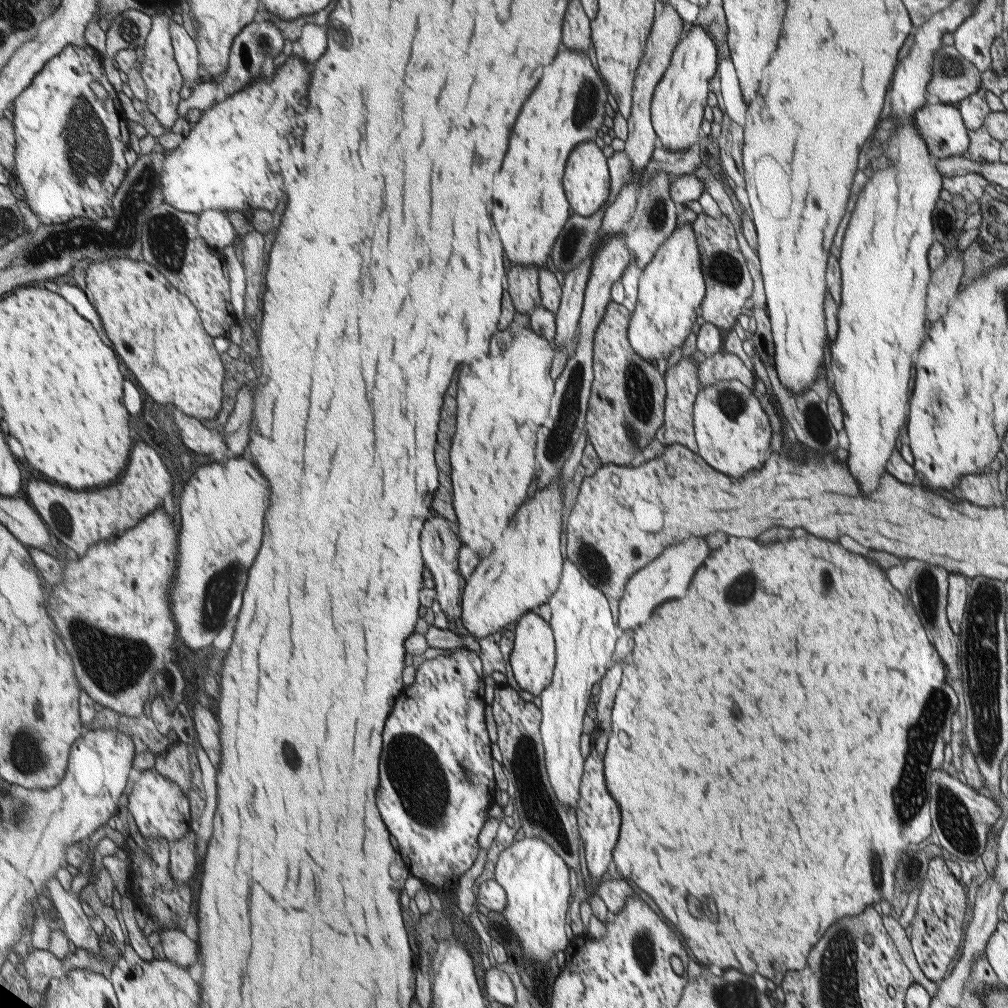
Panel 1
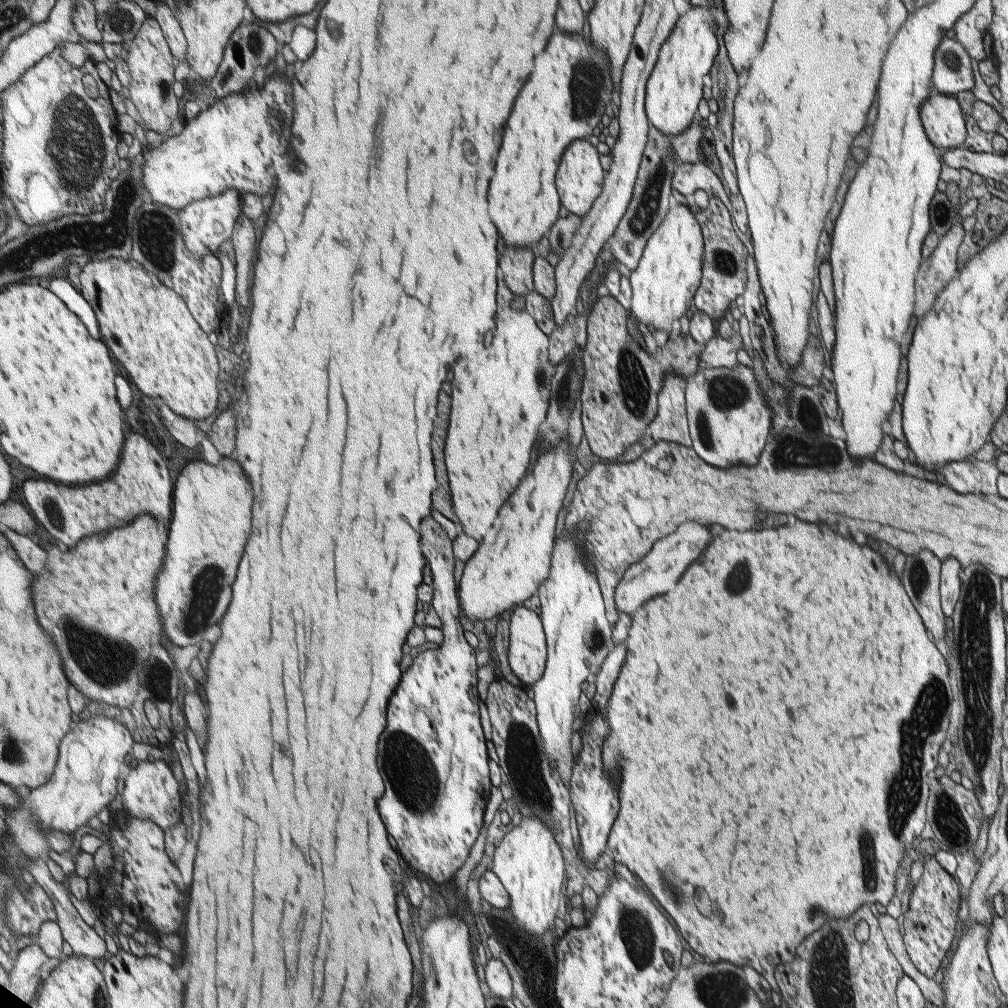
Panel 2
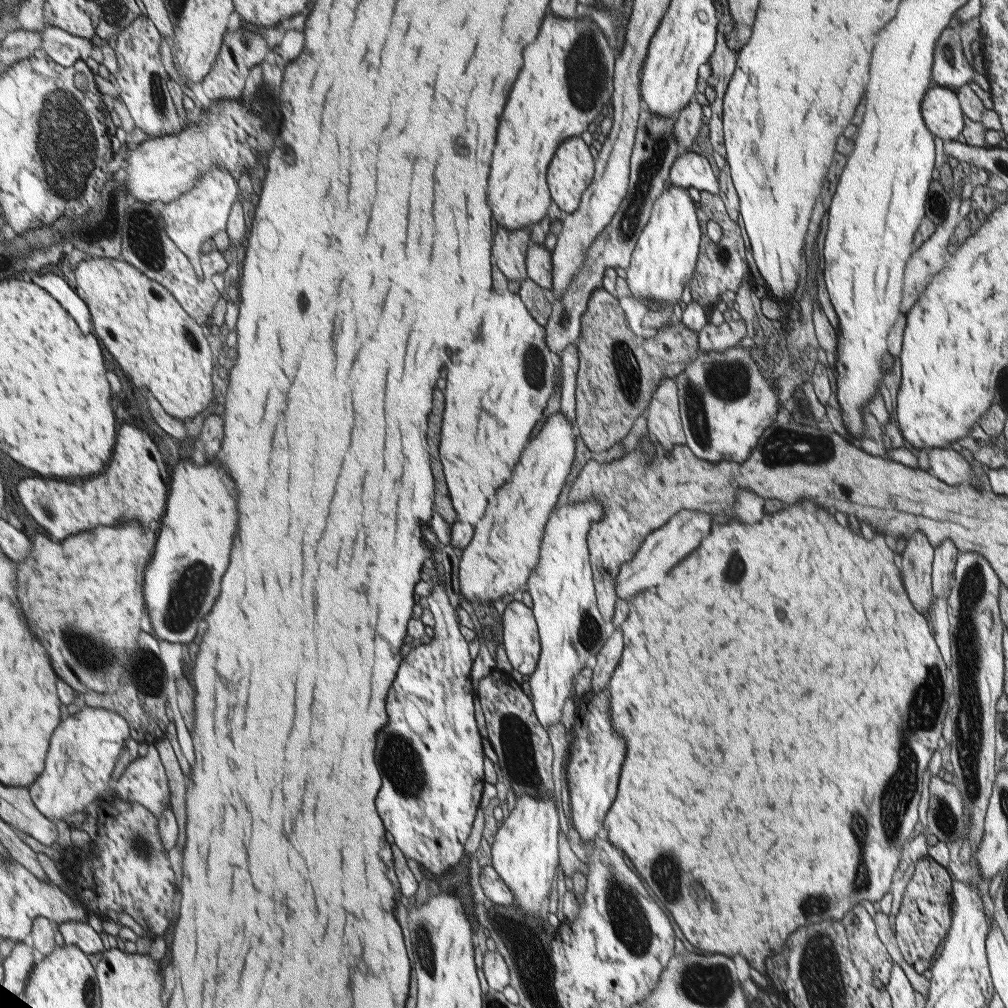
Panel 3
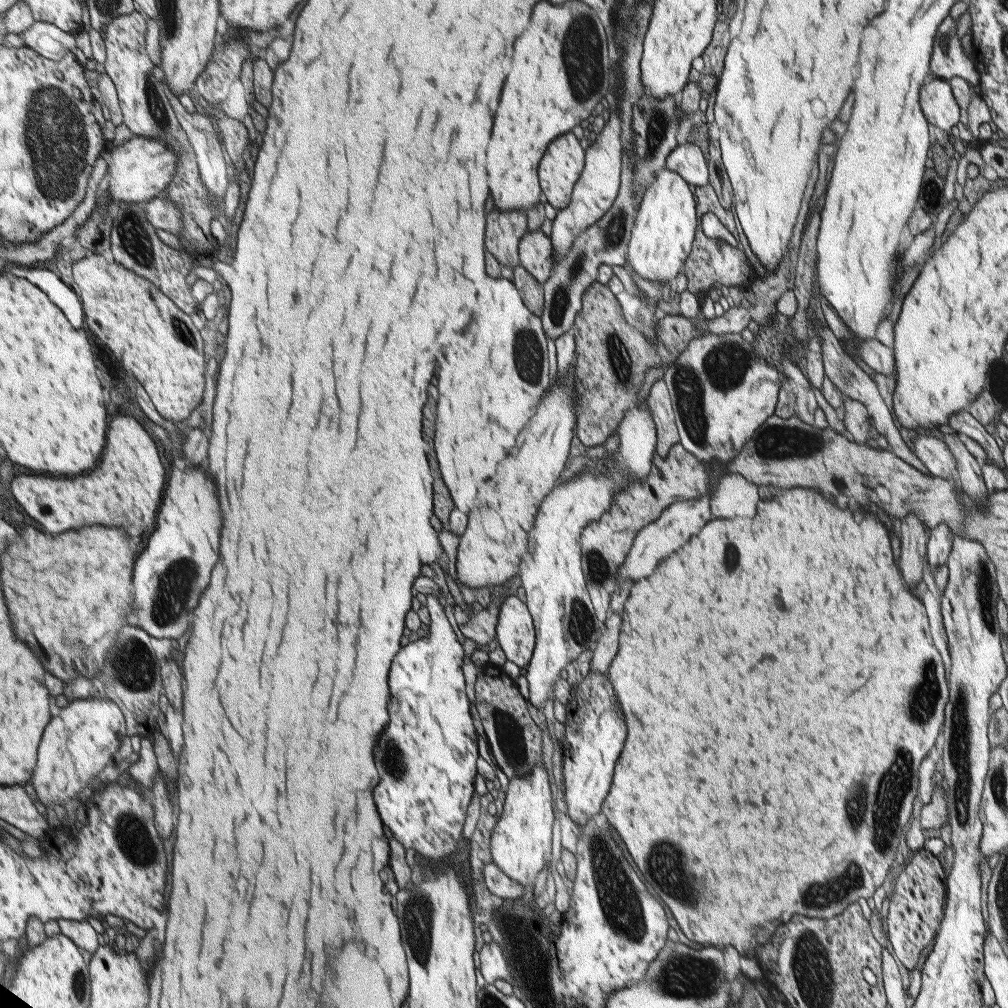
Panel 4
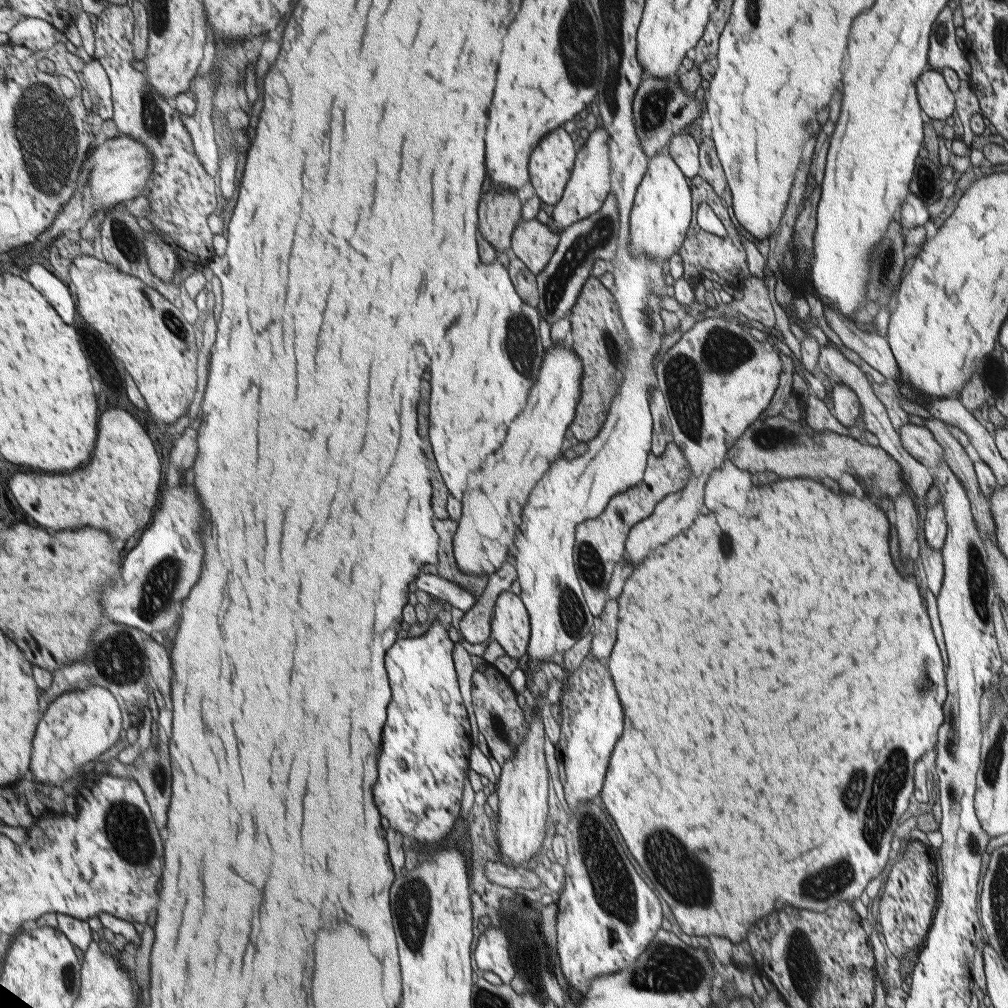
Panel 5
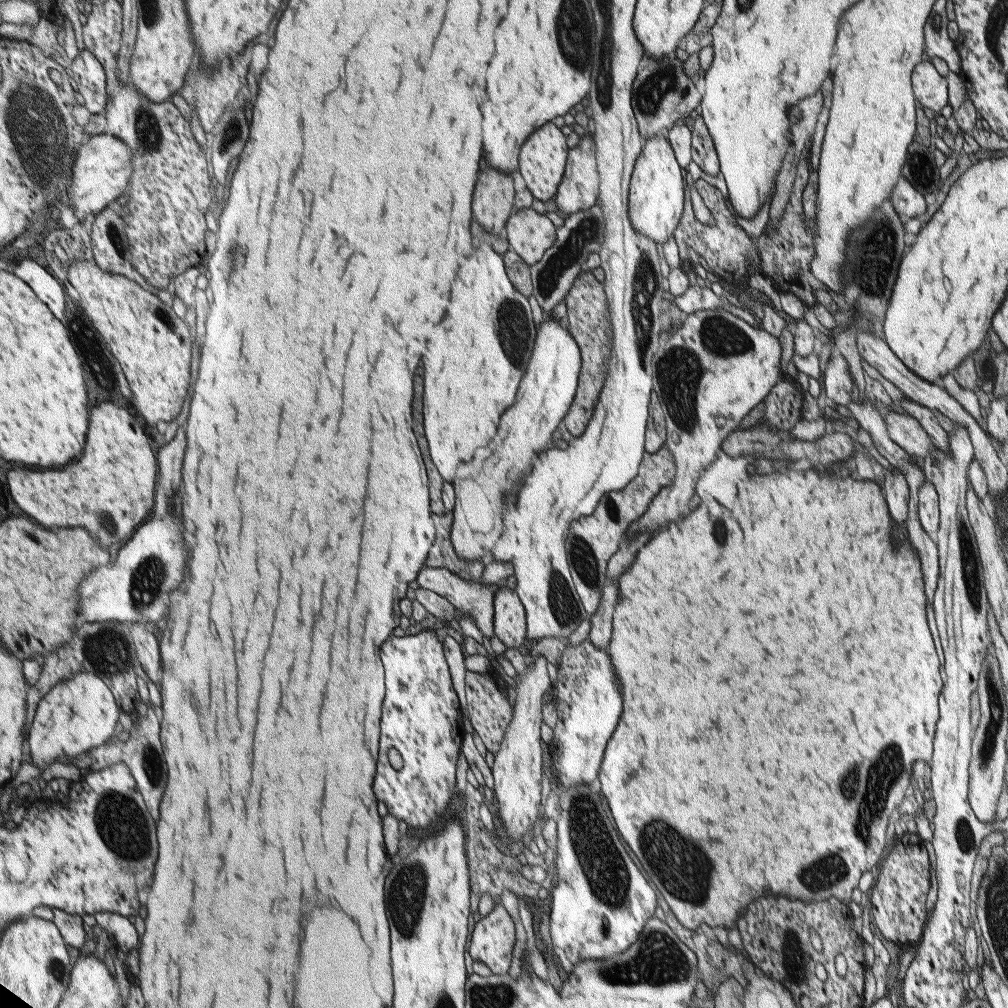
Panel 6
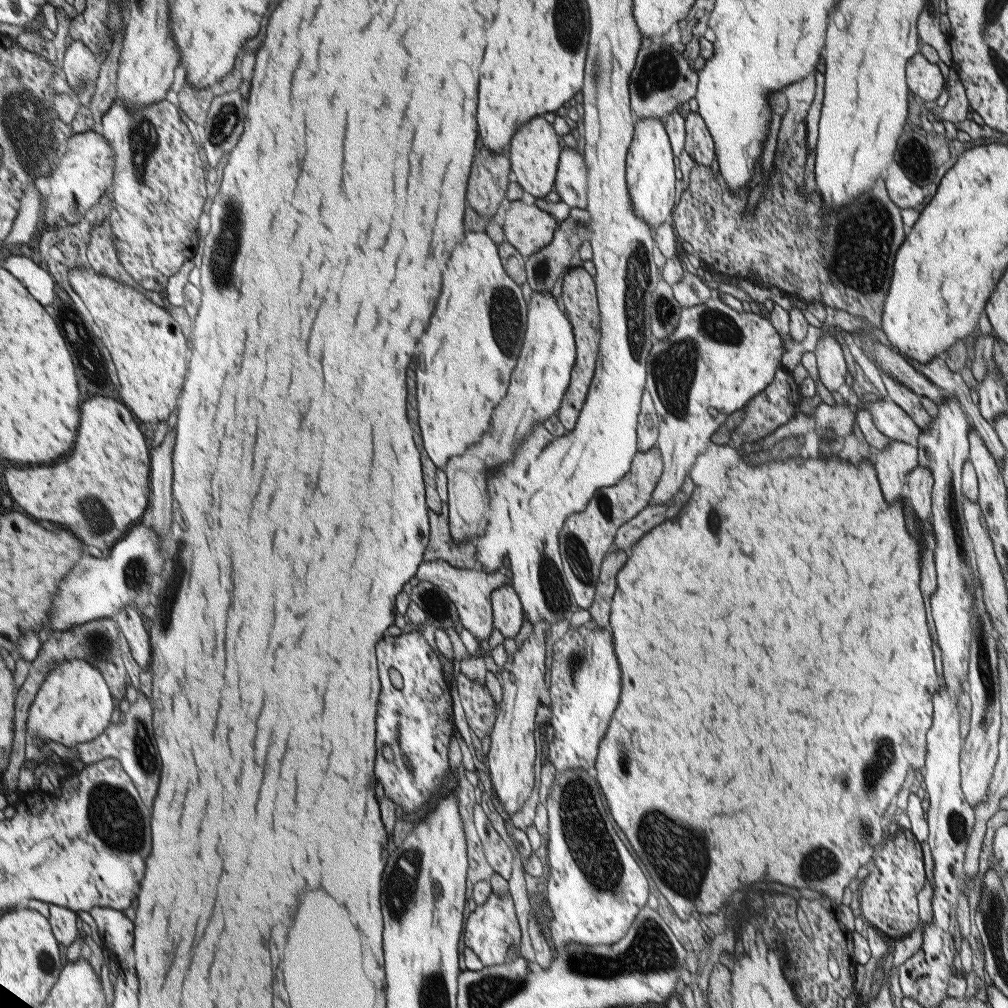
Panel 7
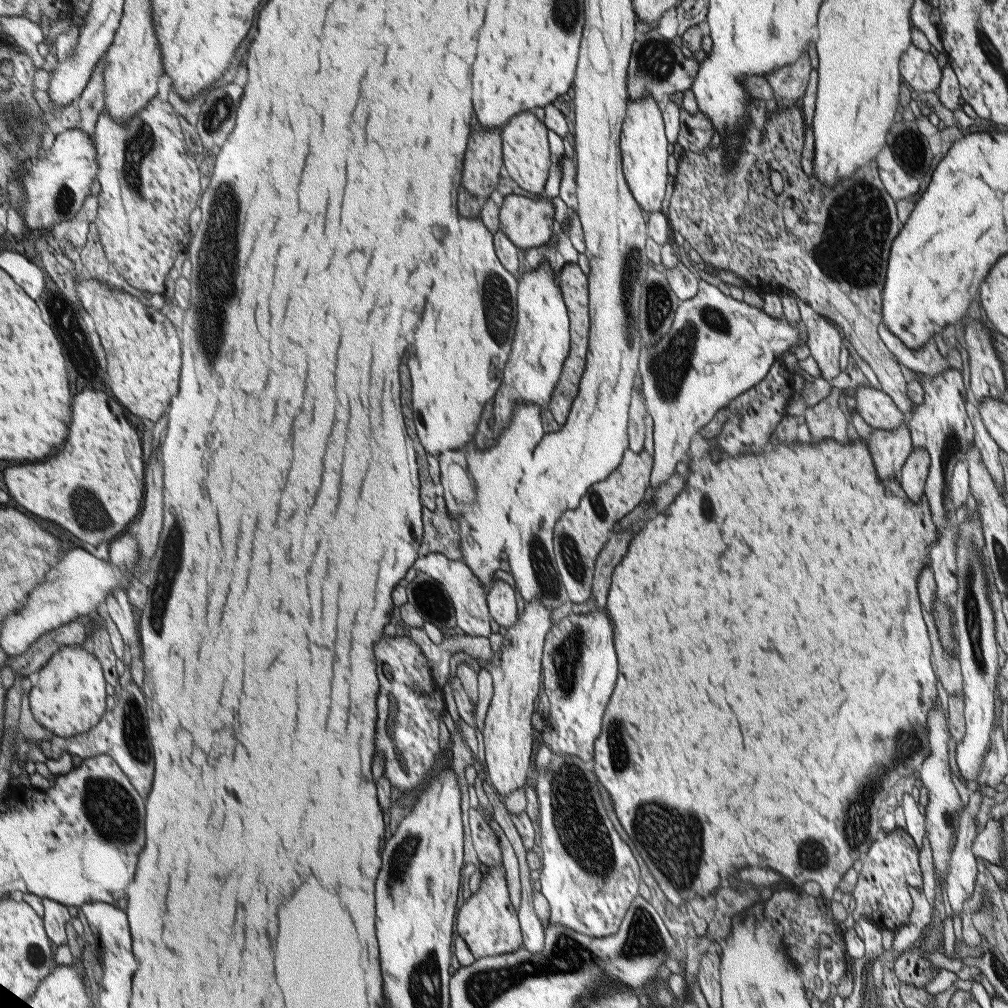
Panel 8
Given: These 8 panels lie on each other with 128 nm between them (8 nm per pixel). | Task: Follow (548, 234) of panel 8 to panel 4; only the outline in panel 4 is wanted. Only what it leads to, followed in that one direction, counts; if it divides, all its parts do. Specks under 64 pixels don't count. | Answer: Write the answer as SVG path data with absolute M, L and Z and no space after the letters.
M541 230L527 231L519 239L519 257L522 265L542 285L551 278L552 244L550 237L544 236Z

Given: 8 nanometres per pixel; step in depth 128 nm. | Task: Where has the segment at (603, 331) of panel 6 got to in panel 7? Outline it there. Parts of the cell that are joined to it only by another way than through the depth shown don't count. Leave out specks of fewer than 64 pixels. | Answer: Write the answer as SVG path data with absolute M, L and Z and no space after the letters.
M582 266L574 267L563 277L562 297L560 304L566 313L570 324L572 324L573 335L575 336L577 357L576 364L572 367L570 384L564 393L562 404L560 405L560 422L568 431L574 431L576 422L579 421L580 411L585 405L589 388L591 388L592 378L596 370L598 358L599 342L601 339L601 326L599 315L599 302L597 288L593 276Z

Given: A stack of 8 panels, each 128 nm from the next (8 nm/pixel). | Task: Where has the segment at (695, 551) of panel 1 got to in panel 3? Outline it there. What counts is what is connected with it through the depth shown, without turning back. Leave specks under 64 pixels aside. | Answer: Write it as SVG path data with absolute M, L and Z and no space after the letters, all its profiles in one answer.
M684 510L684 514L675 514L664 525L664 530L655 530L648 534L641 547L635 553L632 561L626 562L620 567L619 575L615 584L615 591L619 598L630 600L638 592L656 586L680 560L684 560L690 552L694 552L702 538L710 534L710 516L704 512L694 512L694 510Z

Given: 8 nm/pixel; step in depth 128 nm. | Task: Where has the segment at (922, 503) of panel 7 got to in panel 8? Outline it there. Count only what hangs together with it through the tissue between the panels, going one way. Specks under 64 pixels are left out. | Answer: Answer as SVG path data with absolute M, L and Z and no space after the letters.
M913 447L912 453L906 459L901 468L901 476L898 479L904 492L912 502L920 502L920 498L925 495L925 485L928 478L931 458L926 449Z

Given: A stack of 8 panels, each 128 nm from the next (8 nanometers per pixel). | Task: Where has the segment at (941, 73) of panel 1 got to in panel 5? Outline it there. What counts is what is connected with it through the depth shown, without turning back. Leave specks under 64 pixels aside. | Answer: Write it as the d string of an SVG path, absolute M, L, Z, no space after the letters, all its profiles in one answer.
M946 7L934 21L930 33L928 62L934 71L941 72L950 68L960 80L970 82L971 64L966 51L961 50L956 42L953 15L953 9Z

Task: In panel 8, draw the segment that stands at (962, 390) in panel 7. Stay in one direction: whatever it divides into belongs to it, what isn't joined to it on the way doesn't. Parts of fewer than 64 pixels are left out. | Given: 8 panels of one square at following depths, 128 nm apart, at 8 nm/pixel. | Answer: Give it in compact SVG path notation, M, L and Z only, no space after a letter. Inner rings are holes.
M883 322L878 325L878 332L896 360L913 370L914 373L936 376L950 367L946 356L939 351L934 337L923 348L916 350L915 348L908 348L900 337L888 330ZM966 402L965 409L973 424L973 446L980 452L984 466L986 466L988 472L992 475L996 488L1002 493L1005 490L1005 479L1002 472L1002 464L1000 463L1000 448L996 444L997 442L988 434L986 426L984 426L984 422L980 418L979 408L972 403Z

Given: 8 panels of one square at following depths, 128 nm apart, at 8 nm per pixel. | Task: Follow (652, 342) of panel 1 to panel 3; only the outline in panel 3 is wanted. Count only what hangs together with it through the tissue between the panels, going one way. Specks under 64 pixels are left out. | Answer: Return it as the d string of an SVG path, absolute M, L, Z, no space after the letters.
M672 184L668 190L656 199L654 208L651 210L648 225L641 230L636 246L634 247L630 266L626 269L627 276L625 281L631 290L631 294L636 300L649 298L654 302L676 304L683 298L684 286L690 282L694 270L696 270L696 260L698 258L698 248L700 248L700 226L696 218L696 206L694 200L686 194L686 188L674 186Z

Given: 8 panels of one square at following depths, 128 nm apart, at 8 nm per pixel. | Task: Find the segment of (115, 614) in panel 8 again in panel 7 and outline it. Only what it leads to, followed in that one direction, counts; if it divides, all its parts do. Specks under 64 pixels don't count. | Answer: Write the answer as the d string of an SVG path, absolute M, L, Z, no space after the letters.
M124 609L115 619L121 624L137 662L144 668L150 668L154 652L152 652L152 636L148 632L144 615L138 609Z

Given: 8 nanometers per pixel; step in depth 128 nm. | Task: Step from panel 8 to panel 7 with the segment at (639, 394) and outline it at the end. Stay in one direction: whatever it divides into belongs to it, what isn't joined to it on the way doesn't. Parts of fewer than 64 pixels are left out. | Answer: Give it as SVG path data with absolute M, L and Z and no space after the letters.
M645 388L642 393L640 414L638 415L638 427L636 427L638 452L647 452L655 448L658 441L659 424L660 418L658 418L652 394Z

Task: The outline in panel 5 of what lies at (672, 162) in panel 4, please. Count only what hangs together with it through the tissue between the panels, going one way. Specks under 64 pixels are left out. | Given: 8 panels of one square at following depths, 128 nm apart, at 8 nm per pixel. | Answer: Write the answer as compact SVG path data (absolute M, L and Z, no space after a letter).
M683 131L671 138L666 150L680 165L680 170L699 182L698 170L700 170L699 146L687 131Z

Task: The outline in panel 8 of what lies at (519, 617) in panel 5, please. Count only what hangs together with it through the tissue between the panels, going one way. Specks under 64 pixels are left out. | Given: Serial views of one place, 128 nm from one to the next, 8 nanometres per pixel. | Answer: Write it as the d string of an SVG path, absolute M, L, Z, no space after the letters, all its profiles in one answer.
M494 579L492 588L487 591L487 605L492 618L500 625L510 628L517 622L516 594L507 582Z

